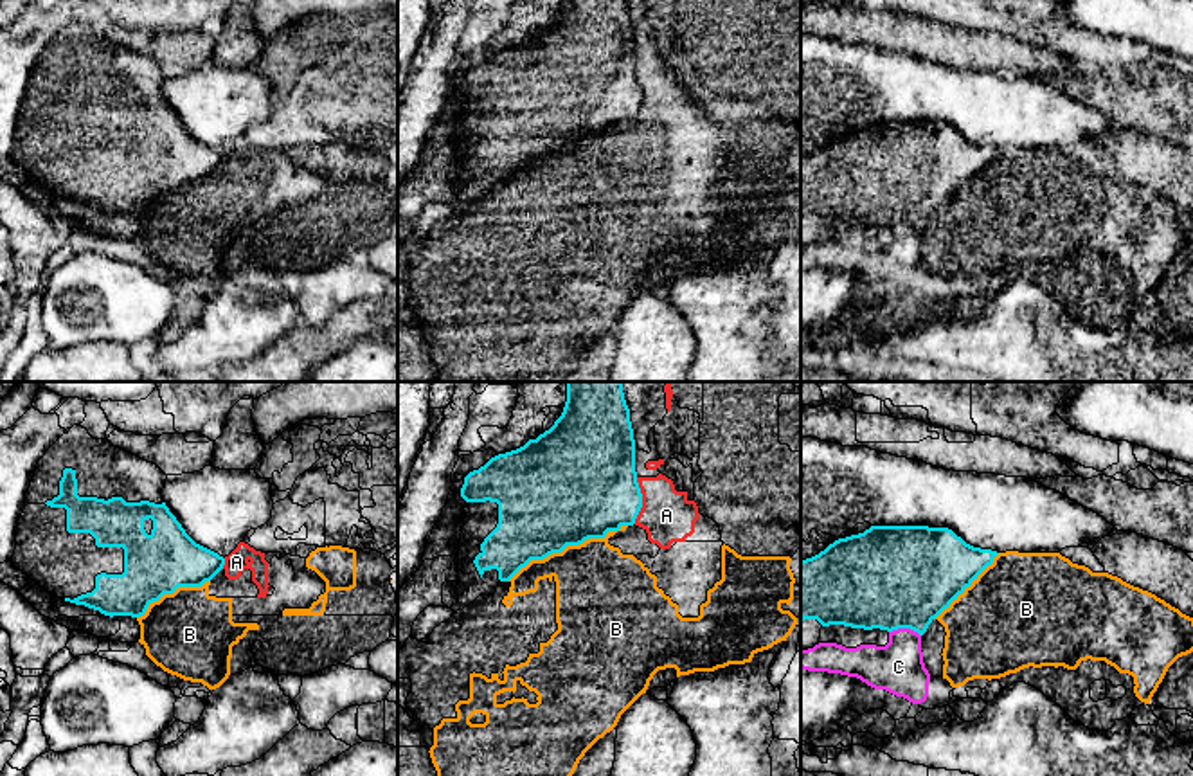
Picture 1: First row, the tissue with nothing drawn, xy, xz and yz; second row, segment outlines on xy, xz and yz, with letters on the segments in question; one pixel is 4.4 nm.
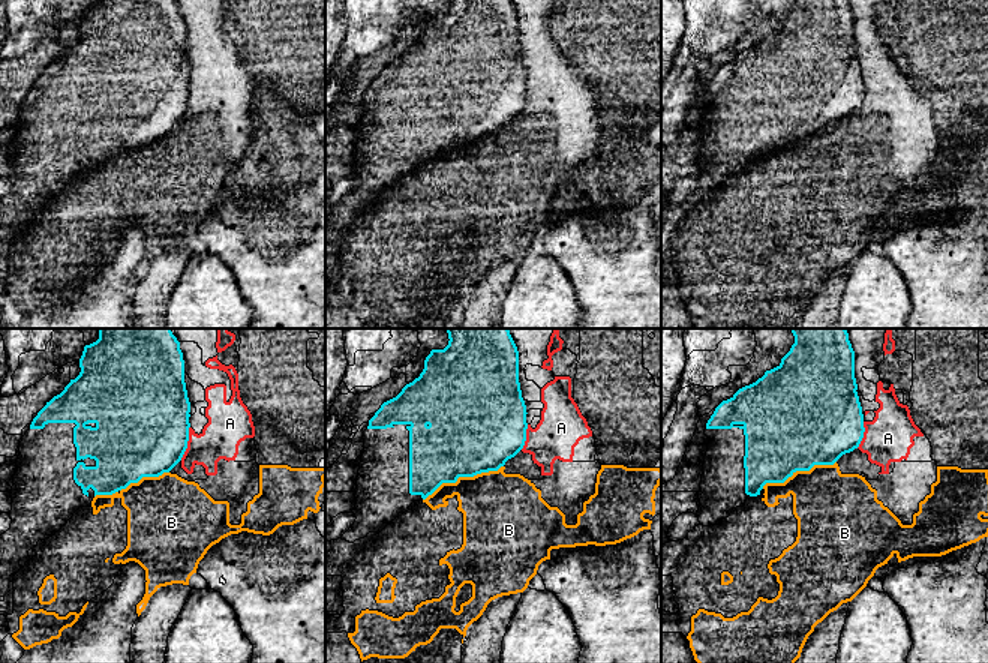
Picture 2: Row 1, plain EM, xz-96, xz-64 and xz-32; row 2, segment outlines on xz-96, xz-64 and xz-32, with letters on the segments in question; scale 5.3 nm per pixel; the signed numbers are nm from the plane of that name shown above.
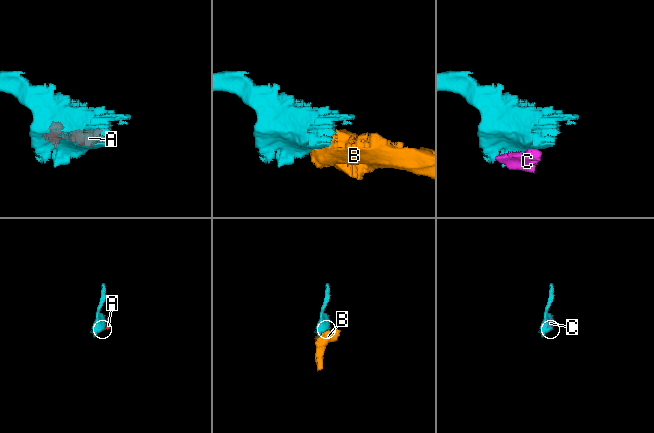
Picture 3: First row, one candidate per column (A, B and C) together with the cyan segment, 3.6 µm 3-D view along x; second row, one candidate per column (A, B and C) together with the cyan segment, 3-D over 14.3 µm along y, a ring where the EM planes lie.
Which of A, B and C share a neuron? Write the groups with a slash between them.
A B / C

